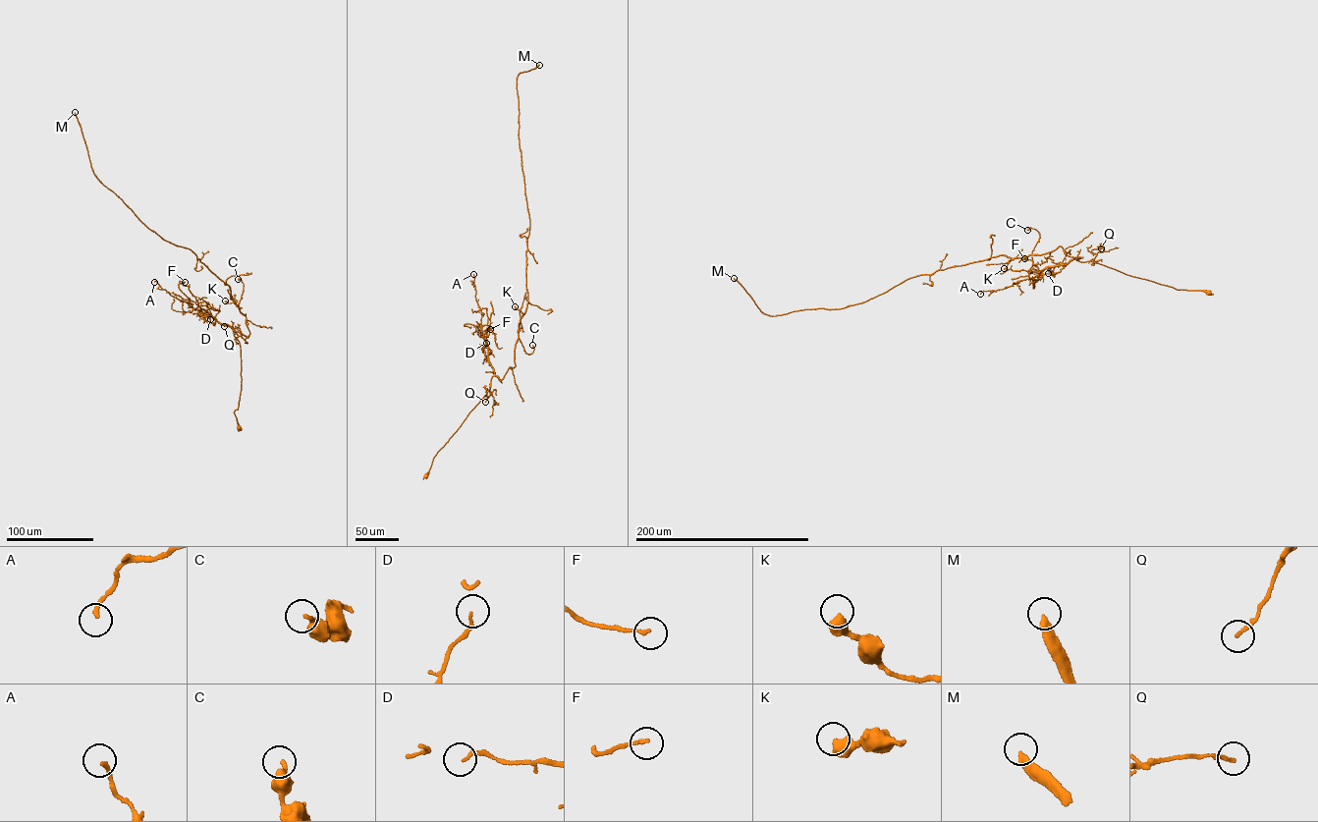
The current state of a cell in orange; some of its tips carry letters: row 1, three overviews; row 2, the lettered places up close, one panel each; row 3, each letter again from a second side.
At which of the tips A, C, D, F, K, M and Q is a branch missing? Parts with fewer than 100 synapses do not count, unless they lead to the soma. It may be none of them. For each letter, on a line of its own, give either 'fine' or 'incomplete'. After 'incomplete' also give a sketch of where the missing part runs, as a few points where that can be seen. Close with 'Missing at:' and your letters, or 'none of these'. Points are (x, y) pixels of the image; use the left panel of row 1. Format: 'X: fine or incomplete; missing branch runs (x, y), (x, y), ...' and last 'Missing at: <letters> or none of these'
A: fine
C: fine
D: fine
F: fine
K: fine
M: incomplete; missing branch runs (75, 112), (55, 75), (54, 49), (51, 63), (64, 49), (70, 28)
Q: fine
Missing at: M

